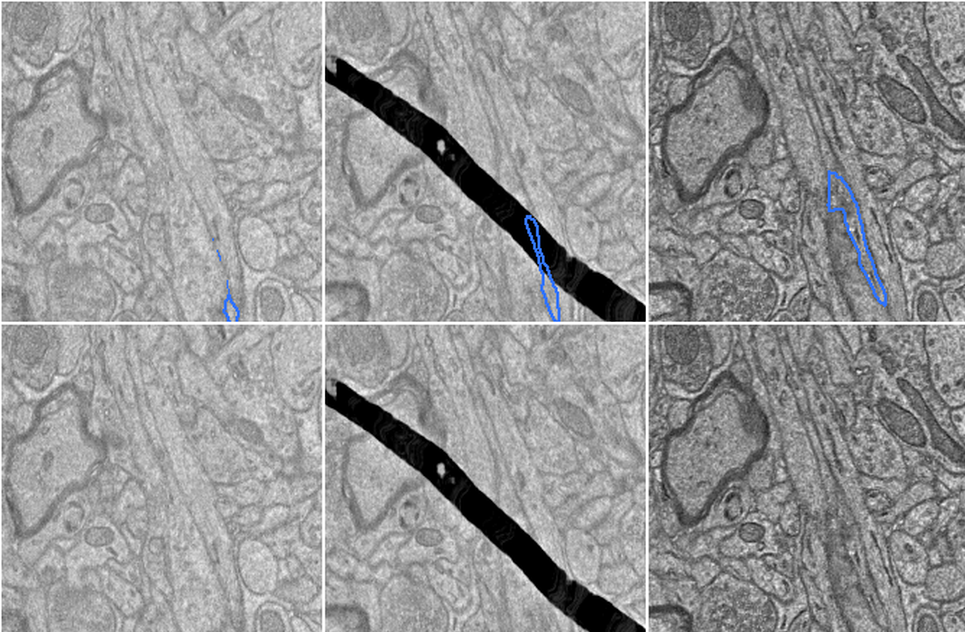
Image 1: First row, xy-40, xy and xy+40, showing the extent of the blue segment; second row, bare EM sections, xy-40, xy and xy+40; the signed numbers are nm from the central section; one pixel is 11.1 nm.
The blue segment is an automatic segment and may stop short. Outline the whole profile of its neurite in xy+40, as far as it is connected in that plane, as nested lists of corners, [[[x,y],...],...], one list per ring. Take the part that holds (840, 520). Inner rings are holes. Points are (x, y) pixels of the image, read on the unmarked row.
[[[786,339],[779,341],[780,352],[783,356],[783,362],[786,365],[786,381],[790,385],[796,401],[797,408],[802,416],[803,426],[808,431],[809,440],[812,443],[812,449],[818,459],[821,482],[823,485],[825,492],[828,493],[828,535],[841,534],[844,537],[844,547],[847,550],[847,556],[858,576],[858,589],[864,596],[874,620],[884,631],[887,629],[887,616],[886,612],[877,597],[877,592],[871,576],[867,569],[864,547],[860,537],[858,525],[854,521],[854,517],[848,506],[842,501],[842,493],[832,476],[828,460],[825,459],[823,449],[815,427],[815,423],[809,413],[809,404],[806,398],[805,388],[800,381],[800,369],[795,362],[792,349]]]

